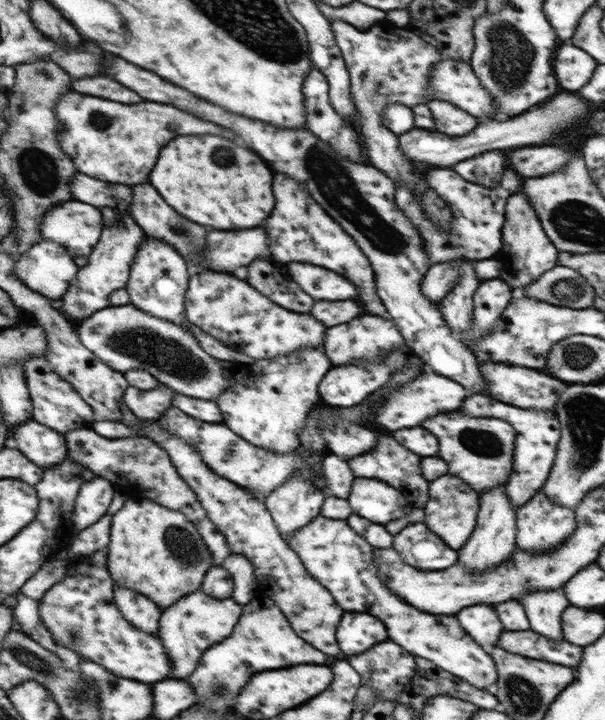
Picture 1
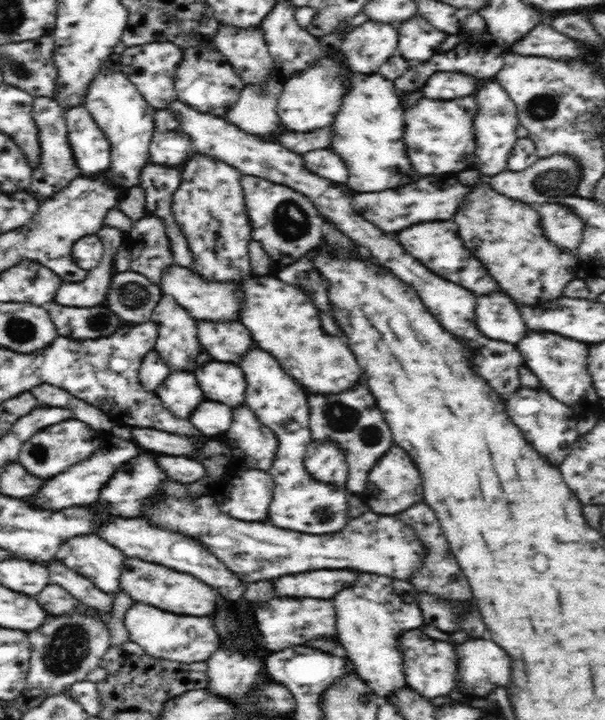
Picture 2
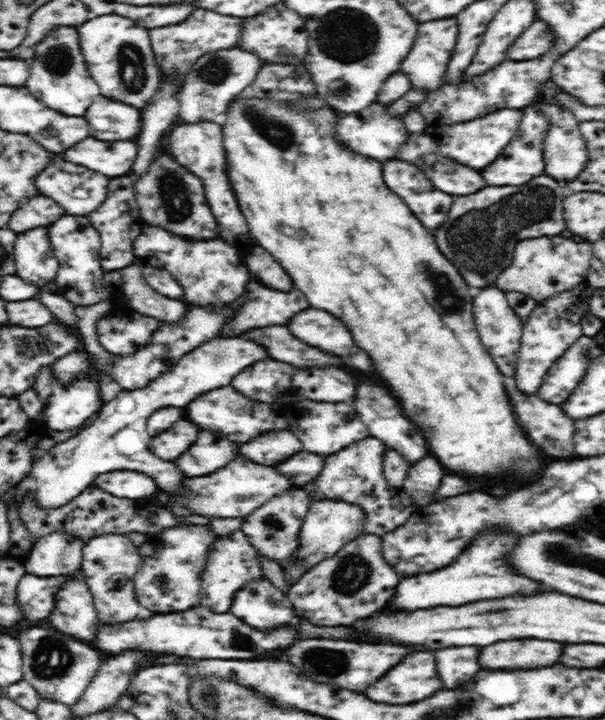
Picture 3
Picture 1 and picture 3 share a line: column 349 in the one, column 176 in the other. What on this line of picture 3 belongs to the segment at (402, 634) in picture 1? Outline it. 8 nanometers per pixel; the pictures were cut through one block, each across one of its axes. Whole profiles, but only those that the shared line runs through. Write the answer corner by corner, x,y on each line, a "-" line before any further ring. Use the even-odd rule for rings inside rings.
178,525
150,536
139,546
141,565
132,576
140,605
152,612
182,612
200,604
200,576
204,572
212,542
218,539
210,525

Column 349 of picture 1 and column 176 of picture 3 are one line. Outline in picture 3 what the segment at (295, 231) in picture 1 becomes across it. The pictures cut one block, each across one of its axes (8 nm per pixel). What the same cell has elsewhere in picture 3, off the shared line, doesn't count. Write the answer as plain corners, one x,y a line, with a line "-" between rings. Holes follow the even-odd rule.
144,226
142,234
134,240
136,263
167,270
182,284
184,302
190,304
230,304
244,292
250,273
247,263
242,262
243,256
236,250
237,247
220,238
187,240
158,226

